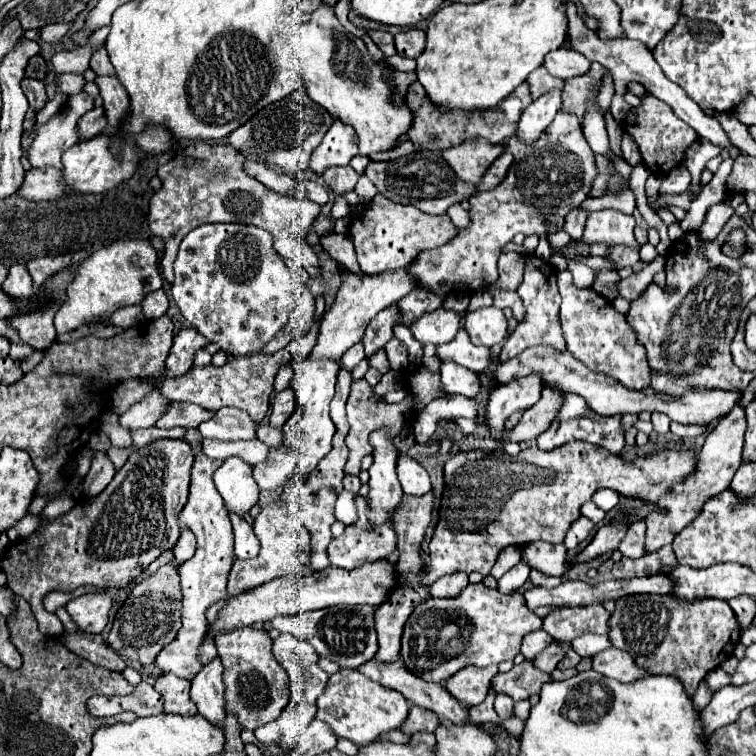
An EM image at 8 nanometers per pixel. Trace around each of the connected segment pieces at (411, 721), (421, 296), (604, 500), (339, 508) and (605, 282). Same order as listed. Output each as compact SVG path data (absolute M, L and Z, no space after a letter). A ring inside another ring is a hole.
M412 706L410 714L406 718L406 722L402 724L402 732L406 736L414 736L418 732L434 732L438 726L438 718L436 714L432 714L430 710L424 710L420 706Z
M416 286L410 294L406 294L400 302L398 302L398 310L400 310L400 318L404 326L410 326L416 318L420 318L426 312L432 312L436 308L442 306L442 296L430 294L426 292L422 286Z
M598 490L594 496L592 496L592 502L602 508L604 512L612 510L616 504L618 504L618 494L614 490Z
M346 490L340 492L340 498L336 500L336 520L344 524L356 522L356 506L354 506L354 494L348 494Z
M602 272L596 276L594 280L594 290L602 296L606 296L608 300L614 300L616 298L616 280L620 280L620 276L616 272Z

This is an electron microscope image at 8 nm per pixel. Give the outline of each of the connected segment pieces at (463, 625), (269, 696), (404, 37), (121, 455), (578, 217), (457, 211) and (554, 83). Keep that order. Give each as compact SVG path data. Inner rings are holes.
M470 584L462 590L458 598L430 598L412 612L404 626L402 658L410 672L422 676L428 682L440 684L464 666L490 666L500 664L502 660L514 660L514 656L520 652L522 638L528 632L540 630L540 622L542 620L528 610L522 592L500 594L498 590L490 590L484 584Z
M252 626L226 630L214 636L214 644L224 664L226 712L234 712L248 730L276 720L288 704L288 674L284 674L284 668L272 656L272 640L266 630L256 630Z
M410 28L404 32L398 32L394 36L396 40L396 50L400 56L406 58L418 58L424 50L424 42L426 42L426 32L420 28Z
M130 446L130 448L110 448L106 454L108 454L108 458L112 460L112 464L116 466L116 470L120 468L120 466L124 466L124 462L128 460L128 456L132 454L132 450L136 450L136 446Z
M572 210L568 212L566 216L566 222L564 222L564 232L570 234L570 240L580 240L582 238L582 232L584 232L584 224L586 224L586 212L580 212L580 210Z
M460 204L450 206L446 214L450 216L450 220L454 222L454 226L456 226L456 228L466 228L466 226L468 226L468 212L466 212Z
M544 66L536 68L536 70L528 76L528 86L530 86L530 94L532 94L534 100L540 98L542 94L546 94L546 92L552 90L552 88L562 88L562 84L564 84L564 80L550 76Z

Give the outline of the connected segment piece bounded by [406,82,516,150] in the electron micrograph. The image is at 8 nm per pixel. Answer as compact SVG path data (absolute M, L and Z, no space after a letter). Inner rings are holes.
M412 82L410 88L408 88L408 94L406 94L406 106L412 110L414 114L414 120L412 120L412 126L410 130L428 130L428 132L422 132L422 150L428 150L428 148L434 148L434 150L448 150L452 146L458 146L462 142L466 142L468 138L476 138L476 136L482 136L486 140L490 140L492 144L498 144L502 142L504 138L508 136L514 136L516 134L516 124L506 124L502 120L502 112L498 108L494 108L498 114L492 116L490 110L484 110L480 114L464 114L464 116L458 116L458 114L440 114L440 110L436 110L426 94L424 94L424 88L420 86L420 82ZM434 136L438 136L438 140L434 140ZM434 142L434 146L432 146Z

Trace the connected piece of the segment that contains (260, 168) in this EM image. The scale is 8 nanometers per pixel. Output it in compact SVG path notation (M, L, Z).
M248 160L244 170L250 176L254 176L256 180L260 180L266 188L270 188L274 192L280 192L280 194L286 194L286 196L292 196L292 186L296 186L296 178L294 176L282 174L282 172L272 170L266 164L260 164L260 162L254 162L254 160Z

